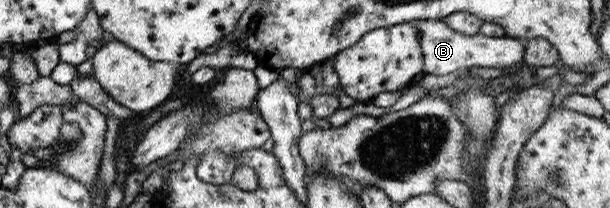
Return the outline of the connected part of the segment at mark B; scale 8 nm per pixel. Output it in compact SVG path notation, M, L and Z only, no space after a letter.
M437 18L412 21L418 30L420 51L423 59L422 75L441 76L455 70L469 69L478 66L483 68L505 68L522 64L524 53L523 40L511 37L489 37L479 32L471 36L459 34L451 30L442 20Z

